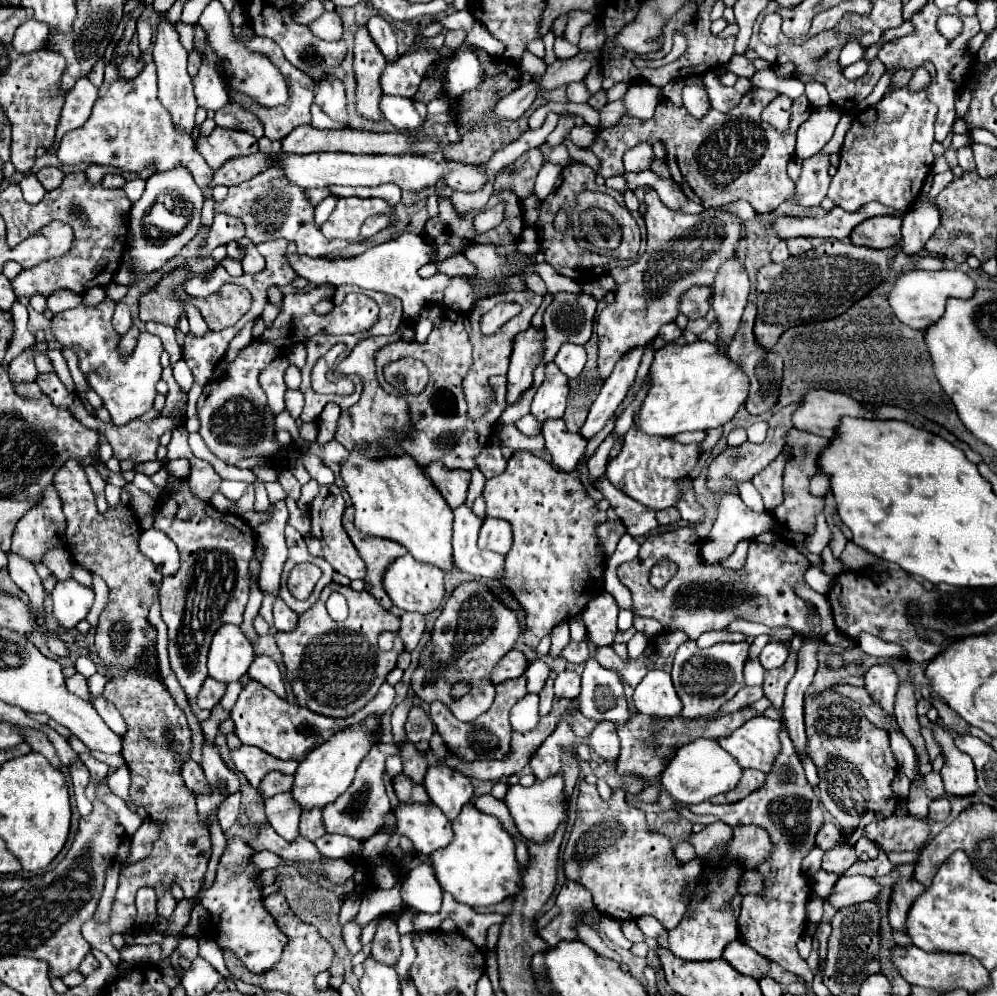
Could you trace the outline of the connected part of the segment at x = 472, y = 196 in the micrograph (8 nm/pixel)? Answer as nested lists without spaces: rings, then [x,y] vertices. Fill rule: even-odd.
[[[488,180],[478,192],[466,192],[466,194],[464,192],[454,192],[450,200],[458,208],[460,214],[466,214],[470,210],[480,210],[488,202],[488,198],[492,194],[492,188],[494,188],[494,184],[490,184],[490,180]]]

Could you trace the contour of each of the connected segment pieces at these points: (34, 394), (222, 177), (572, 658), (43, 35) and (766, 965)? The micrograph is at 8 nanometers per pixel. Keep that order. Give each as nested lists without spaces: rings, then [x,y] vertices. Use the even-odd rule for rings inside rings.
[[[32,382],[32,384],[22,384],[22,386],[14,386],[14,390],[16,390],[20,396],[28,398],[28,400],[40,400],[40,398],[42,398],[42,390],[38,388],[36,382]]]
[[[250,154],[250,156],[238,156],[230,158],[226,164],[222,164],[218,170],[214,170],[210,190],[218,184],[222,186],[234,186],[240,184],[242,180],[248,180],[250,176],[256,176],[258,172],[268,170],[270,164],[266,164],[266,154]]]
[[[570,640],[570,644],[564,646],[562,656],[564,656],[568,662],[572,662],[572,664],[586,662],[586,660],[588,660],[588,646],[586,646],[586,642],[574,642],[574,640]]]
[[[32,22],[32,24],[22,24],[12,40],[12,46],[18,54],[28,54],[34,50],[42,50],[50,44],[48,40],[50,36],[50,28],[46,28],[46,24],[42,22]]]
[[[734,940],[726,946],[722,958],[726,962],[730,962],[738,972],[746,974],[746,976],[752,976],[756,980],[764,978],[770,970],[770,960],[758,952],[754,952],[750,946],[742,944],[740,940]]]

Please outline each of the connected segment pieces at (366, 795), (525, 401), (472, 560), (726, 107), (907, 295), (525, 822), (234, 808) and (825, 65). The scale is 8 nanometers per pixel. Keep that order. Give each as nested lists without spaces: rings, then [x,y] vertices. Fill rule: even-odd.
[[[384,742],[374,744],[370,754],[358,766],[356,778],[350,784],[350,788],[342,796],[338,796],[338,800],[324,806],[324,824],[326,824],[328,832],[346,834],[346,836],[352,836],[352,838],[364,842],[380,830],[382,814],[390,810],[390,800],[388,800],[388,794],[386,794],[384,782],[382,782],[382,772],[386,768],[384,760],[390,754],[398,754],[398,748],[392,744],[384,744]],[[360,798],[362,798],[362,802],[360,802]]]
[[[540,364],[540,366],[534,370],[534,382],[532,382],[532,386],[530,386],[526,392],[522,392],[522,394],[520,394],[518,402],[508,404],[508,406],[506,406],[506,410],[502,412],[502,416],[500,416],[502,424],[514,424],[514,422],[518,422],[524,414],[528,414],[528,412],[530,412],[530,404],[532,404],[534,392],[536,392],[536,390],[538,390],[538,386],[542,384],[542,376],[544,376],[544,372],[542,372],[542,364]]]
[[[466,506],[454,508],[454,536],[452,536],[454,566],[460,572],[468,572],[488,580],[500,580],[500,576],[504,576],[506,556],[476,546],[480,524],[482,520],[474,516],[470,508]]]
[[[706,72],[704,80],[706,80],[706,92],[710,96],[710,104],[720,110],[720,112],[730,112],[732,108],[736,108],[742,100],[742,96],[734,90],[734,88],[724,88],[718,84],[718,74],[716,72]]]
[[[906,270],[896,278],[888,294],[888,304],[900,322],[904,322],[914,330],[926,330],[930,324],[934,324],[934,320],[942,316],[948,296],[966,298],[970,296],[970,292],[974,292],[974,288],[976,288],[976,282],[960,270],[938,270],[938,272]]]
[[[552,776],[550,780],[534,782],[532,786],[522,786],[522,784],[510,784],[508,786],[504,804],[508,806],[510,816],[514,818],[516,828],[524,838],[534,840],[534,842],[542,842],[542,840],[546,840],[548,836],[552,836],[556,832],[560,822],[566,820],[568,804],[562,798],[562,788],[564,788],[562,776]]]
[[[236,792],[234,796],[228,796],[228,798],[220,804],[220,808],[218,808],[218,824],[220,824],[220,828],[222,828],[224,832],[236,822],[238,808],[240,808],[240,792]]]
[[[766,12],[760,14],[760,18],[754,22],[754,34],[752,34],[752,40],[750,40],[750,48],[758,54],[758,58],[764,58],[764,60],[770,60],[772,64],[786,64],[786,62],[794,62],[796,64],[796,78],[802,80],[802,82],[822,82],[828,92],[830,92],[830,100],[840,106],[842,110],[852,110],[860,100],[864,100],[876,86],[876,82],[880,80],[880,76],[886,72],[886,66],[874,58],[868,72],[858,78],[858,80],[848,80],[843,76],[840,70],[838,58],[840,53],[840,48],[842,48],[842,38],[838,36],[838,30],[828,30],[828,32],[820,32],[818,36],[814,36],[812,40],[808,40],[806,44],[794,44],[790,48],[762,48],[762,42],[758,38],[758,24],[760,20],[764,18]],[[832,48],[836,48],[832,52]]]

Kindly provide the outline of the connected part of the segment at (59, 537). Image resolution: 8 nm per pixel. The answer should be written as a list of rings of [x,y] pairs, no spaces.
[[[48,484],[44,490],[42,500],[26,512],[16,524],[12,536],[12,552],[32,560],[34,564],[40,562],[42,552],[46,552],[46,544],[66,546],[66,520],[62,512],[60,496],[54,484]]]

